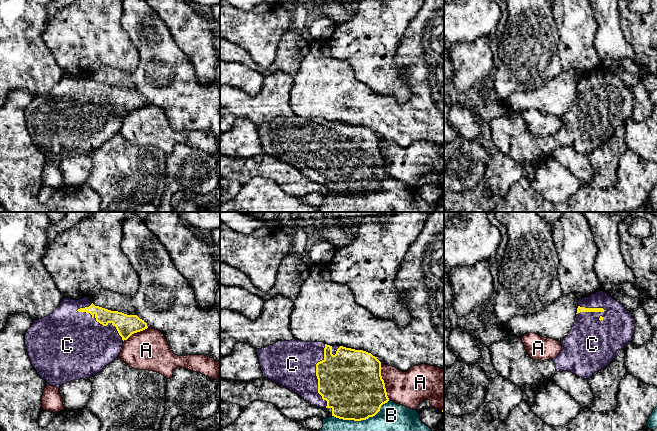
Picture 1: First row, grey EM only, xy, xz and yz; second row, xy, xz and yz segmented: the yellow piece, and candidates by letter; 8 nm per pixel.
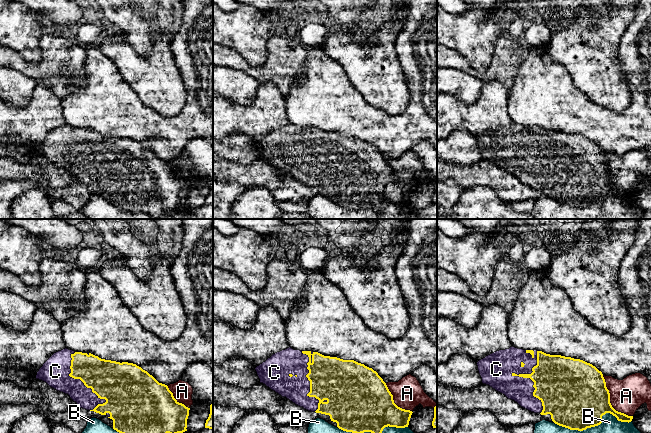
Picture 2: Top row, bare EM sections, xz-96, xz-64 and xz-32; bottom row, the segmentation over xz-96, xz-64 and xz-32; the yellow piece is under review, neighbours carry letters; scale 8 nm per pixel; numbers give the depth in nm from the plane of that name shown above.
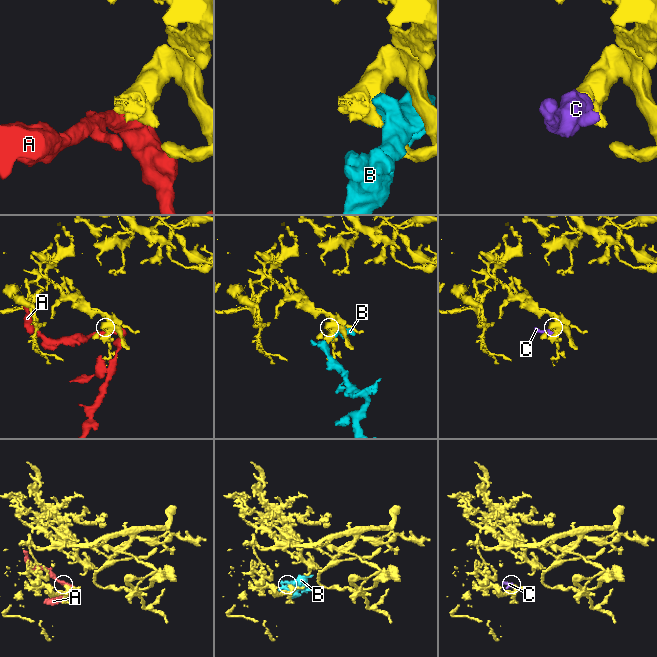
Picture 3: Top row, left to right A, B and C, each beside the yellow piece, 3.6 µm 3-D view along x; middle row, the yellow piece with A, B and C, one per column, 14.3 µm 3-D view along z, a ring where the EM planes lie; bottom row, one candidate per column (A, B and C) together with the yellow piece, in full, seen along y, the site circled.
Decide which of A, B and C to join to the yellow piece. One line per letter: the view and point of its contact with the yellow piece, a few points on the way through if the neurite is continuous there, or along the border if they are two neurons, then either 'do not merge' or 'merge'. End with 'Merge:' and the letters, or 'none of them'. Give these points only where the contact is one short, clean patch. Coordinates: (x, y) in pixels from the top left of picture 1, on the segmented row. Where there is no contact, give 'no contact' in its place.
A: xz (383, 381) | do not merge
B: xz (361, 419) | do not merge
C: xy (102, 324) | merge
Merge: C

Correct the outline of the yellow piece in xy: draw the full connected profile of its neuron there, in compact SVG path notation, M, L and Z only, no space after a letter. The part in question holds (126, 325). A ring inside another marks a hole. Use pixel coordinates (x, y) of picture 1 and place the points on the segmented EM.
M84 297L79 300L64 298L61 304L56 308L56 310L52 314L34 321L31 327L26 331L25 347L28 356L31 360L31 363L35 367L35 370L40 375L40 377L43 380L45 380L49 385L59 388L65 382L90 378L91 376L99 373L106 365L111 363L114 359L116 359L119 356L124 340L127 340L132 334L143 331L147 328L148 328L147 323L144 320L140 319L137 315L127 315L122 312L111 311L99 306L95 306L89 300L89 297Z

